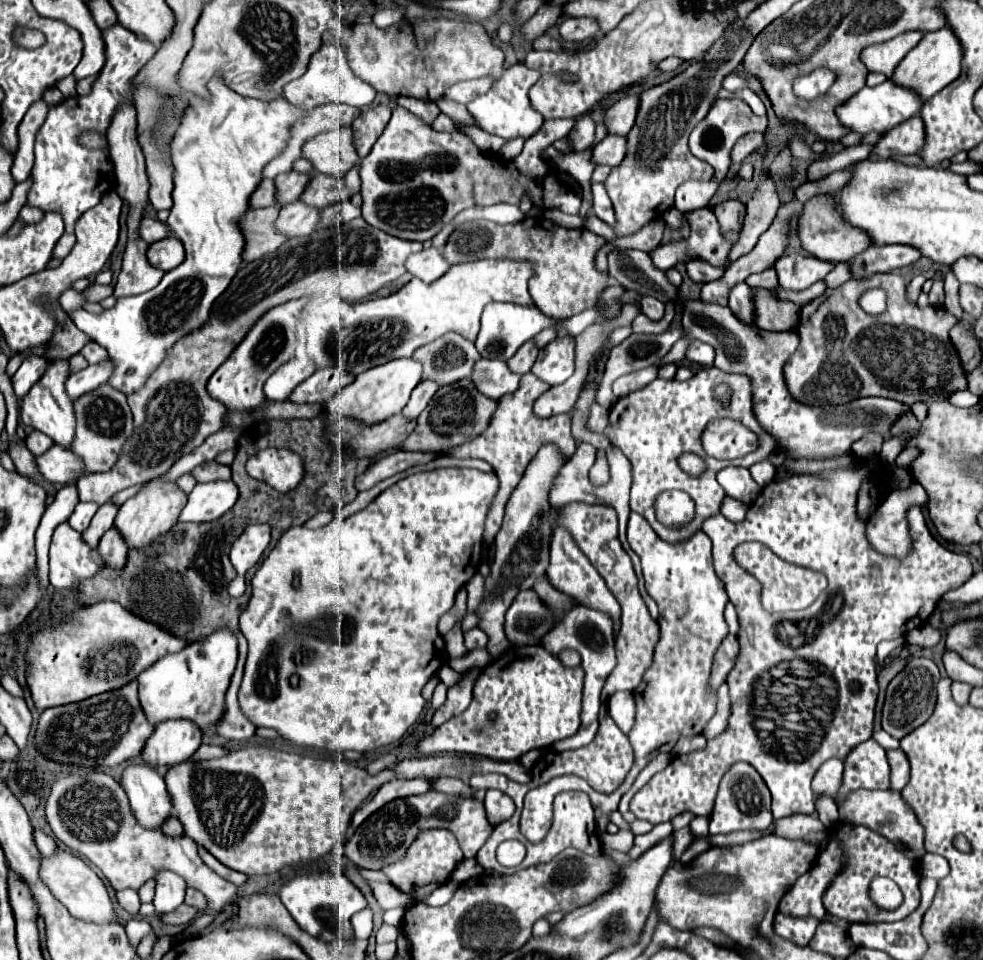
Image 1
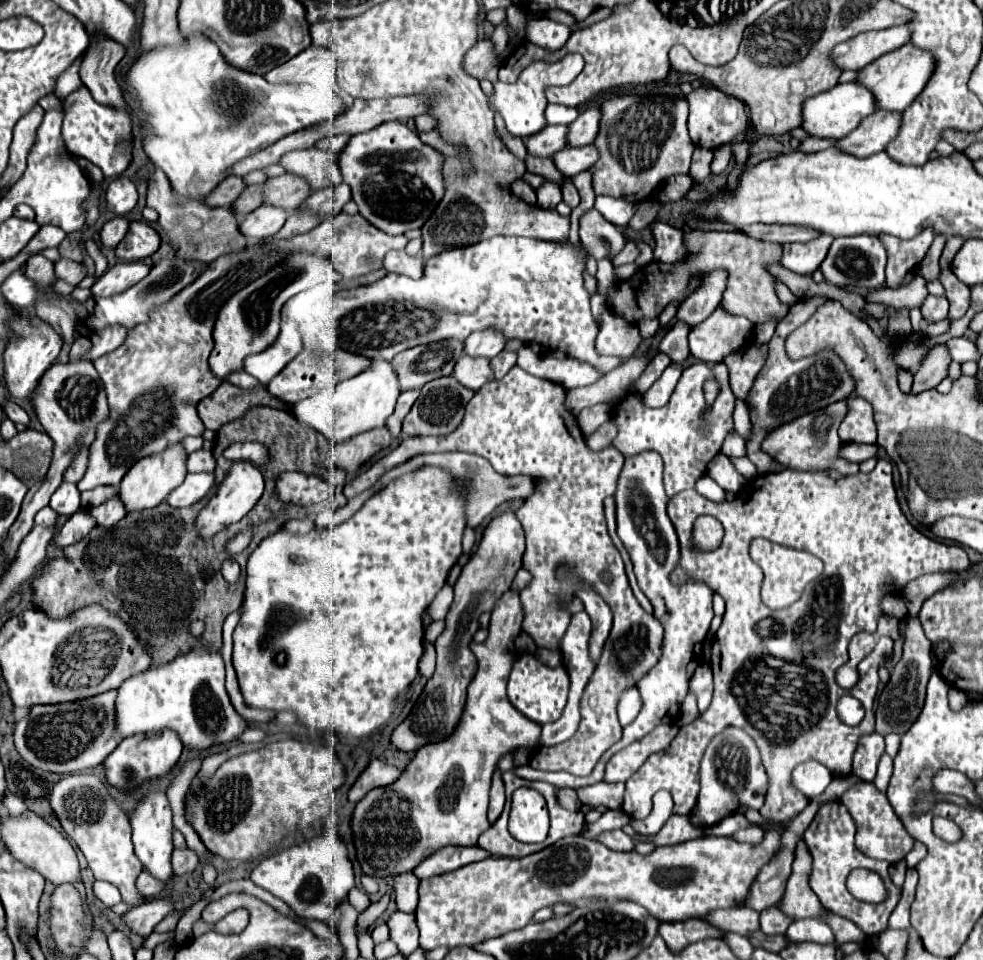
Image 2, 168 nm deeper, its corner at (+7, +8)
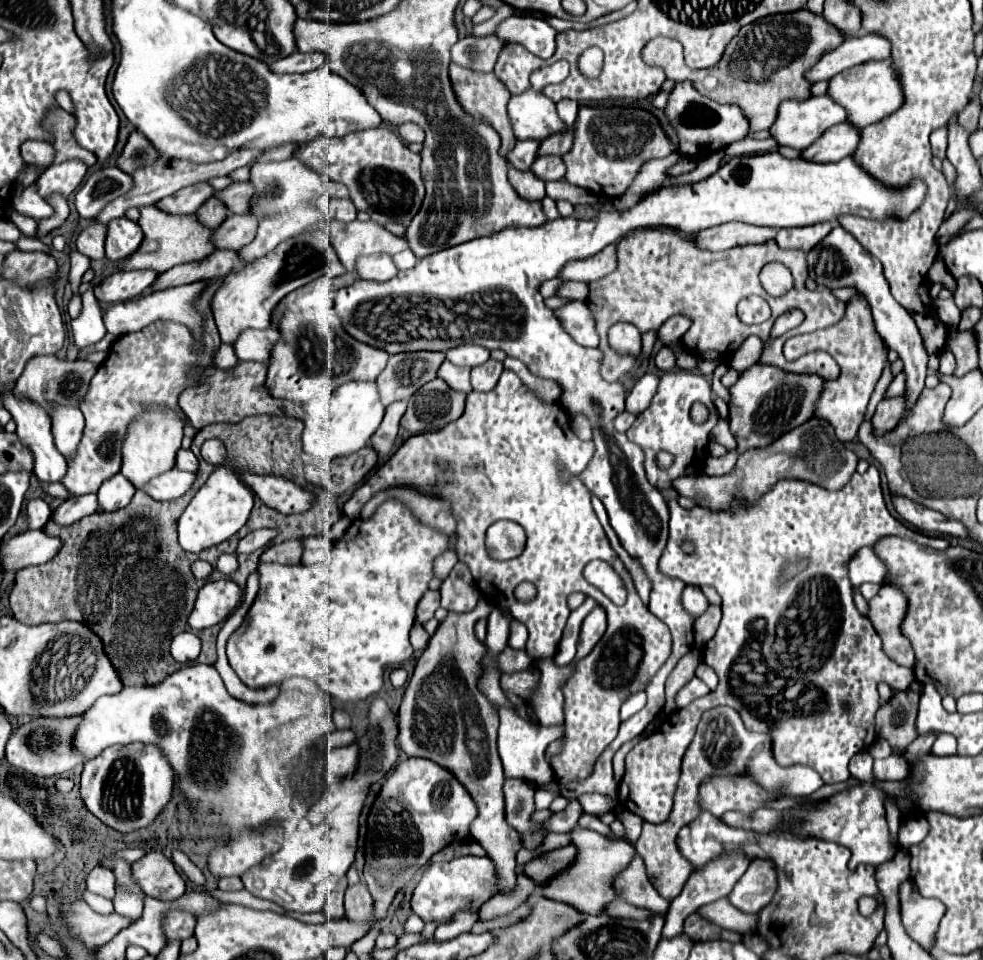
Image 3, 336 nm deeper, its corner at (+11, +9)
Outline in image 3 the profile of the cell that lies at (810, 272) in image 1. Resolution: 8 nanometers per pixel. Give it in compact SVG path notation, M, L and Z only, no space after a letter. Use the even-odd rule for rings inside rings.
M829 222L807 226L807 228L787 228L787 230L779 230L775 240L783 250L803 250L807 254L831 232L831 228L833 226Z

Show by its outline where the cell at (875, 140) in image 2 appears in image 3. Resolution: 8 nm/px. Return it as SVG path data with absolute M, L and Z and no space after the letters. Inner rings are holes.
M843 122L831 126L815 144L803 150L805 160L819 160L819 162L839 162L847 156L855 154L855 148L859 146L859 128Z

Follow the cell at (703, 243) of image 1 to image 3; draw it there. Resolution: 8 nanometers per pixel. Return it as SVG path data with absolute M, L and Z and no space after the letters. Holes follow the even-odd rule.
M617 244L607 246L605 250L597 252L597 256L591 256L587 260L577 260L577 262L569 262L563 272L559 274L559 278L563 280L579 280L579 282L595 282L607 274L611 274L611 270L617 268Z

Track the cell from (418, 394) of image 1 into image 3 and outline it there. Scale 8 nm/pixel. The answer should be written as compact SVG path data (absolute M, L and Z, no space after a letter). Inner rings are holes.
M399 400L399 402L389 404L381 426L377 428L375 436L371 436L371 446L379 452L381 458L389 456L389 452L391 452L391 448L395 444L397 430L399 430L399 420L405 414L405 408L407 408L407 402L405 400Z

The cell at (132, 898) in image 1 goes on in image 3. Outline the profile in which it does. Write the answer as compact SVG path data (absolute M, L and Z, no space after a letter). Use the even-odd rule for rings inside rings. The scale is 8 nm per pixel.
M95 866L87 876L86 888L93 893L101 894L101 896L113 900L116 893L113 872L107 868Z

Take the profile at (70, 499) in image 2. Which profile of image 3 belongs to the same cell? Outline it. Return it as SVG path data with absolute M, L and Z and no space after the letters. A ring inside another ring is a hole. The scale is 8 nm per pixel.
M5 392L1 394L1 400L5 404L5 408L11 412L13 420L17 422L17 436L21 438L21 442L25 446L29 446L35 454L35 468L33 472L37 470L37 478L41 482L47 482L47 484L57 484L63 480L63 476L67 474L67 462L65 458L59 454L59 450L55 448L53 444L53 434L51 434L51 420L49 416L45 414L45 410L39 406L39 404L33 404L29 400L21 400L17 398L13 392Z

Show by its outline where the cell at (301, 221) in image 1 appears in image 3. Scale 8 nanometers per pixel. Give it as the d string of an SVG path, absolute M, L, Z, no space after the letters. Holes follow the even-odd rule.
M235 214L227 216L225 222L215 230L213 244L225 250L239 250L255 238L259 226L259 218L251 214Z

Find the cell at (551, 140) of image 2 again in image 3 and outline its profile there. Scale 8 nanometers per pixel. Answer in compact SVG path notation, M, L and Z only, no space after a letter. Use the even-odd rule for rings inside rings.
M519 140L517 146L513 148L513 152L509 152L507 160L511 166L515 166L519 170L529 170L537 158L537 150L539 150L537 140Z

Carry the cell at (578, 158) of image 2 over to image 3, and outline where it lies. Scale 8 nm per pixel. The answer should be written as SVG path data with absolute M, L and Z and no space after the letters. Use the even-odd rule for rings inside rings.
M539 156L531 166L531 172L543 182L551 182L551 180L563 178L567 172L567 166L563 164L561 156Z

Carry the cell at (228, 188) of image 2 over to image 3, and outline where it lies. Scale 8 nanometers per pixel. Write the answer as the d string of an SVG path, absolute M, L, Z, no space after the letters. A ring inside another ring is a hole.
M193 184L183 188L181 192L175 192L175 196L167 196L157 202L159 208L173 214L195 214L201 204L205 204L215 194L215 188L211 184Z

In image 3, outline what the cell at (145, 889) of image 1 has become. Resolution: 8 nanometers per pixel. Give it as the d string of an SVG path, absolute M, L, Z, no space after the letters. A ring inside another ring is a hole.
M149 852L133 862L133 876L147 896L163 902L173 902L185 894L185 882L173 862L159 852Z

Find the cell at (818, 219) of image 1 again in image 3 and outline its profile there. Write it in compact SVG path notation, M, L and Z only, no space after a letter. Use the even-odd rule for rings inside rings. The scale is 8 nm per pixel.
M743 222L721 224L697 234L699 248L705 250L729 250L735 246L749 246L749 244L765 244L767 240L775 240L779 228L763 228L751 226Z

